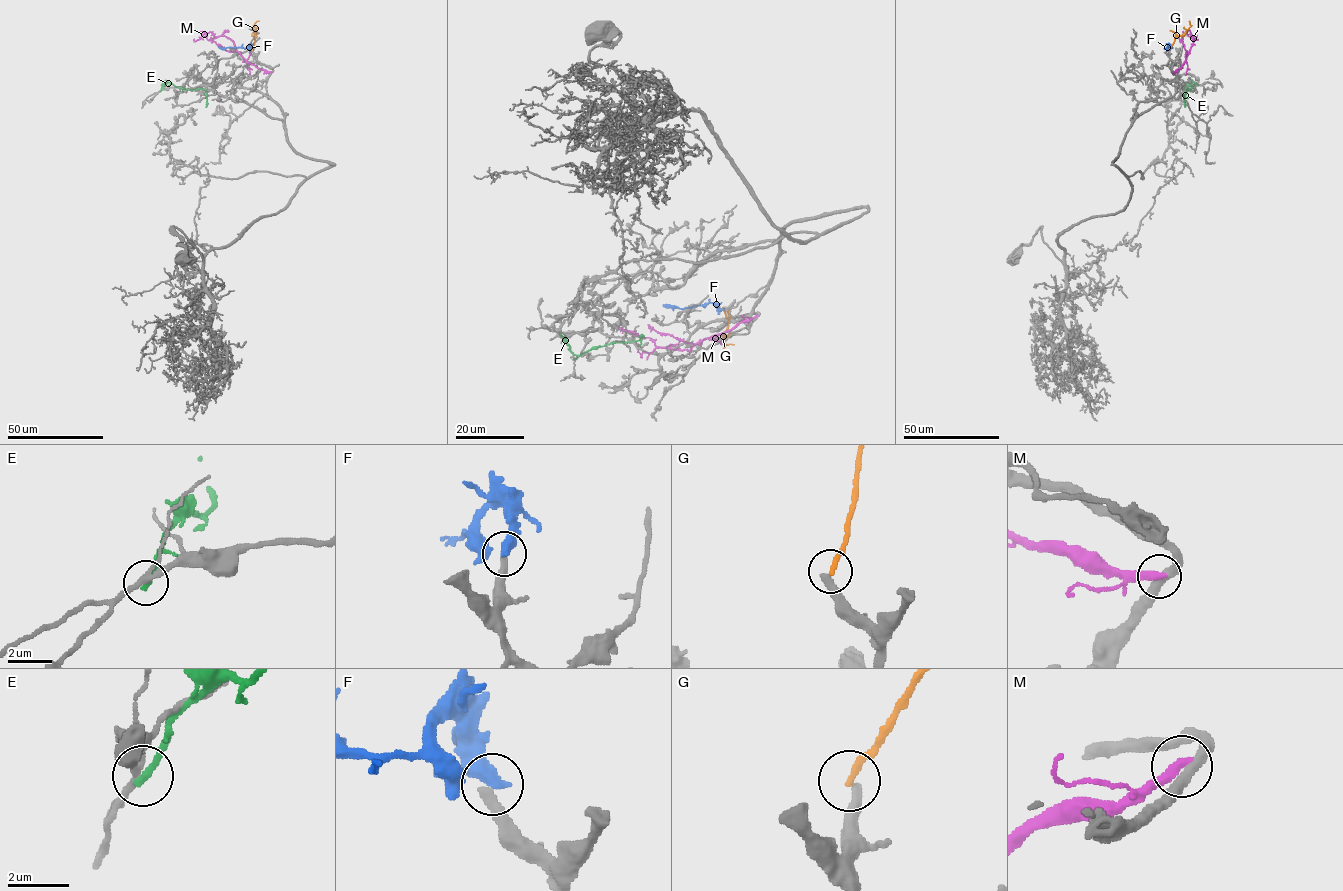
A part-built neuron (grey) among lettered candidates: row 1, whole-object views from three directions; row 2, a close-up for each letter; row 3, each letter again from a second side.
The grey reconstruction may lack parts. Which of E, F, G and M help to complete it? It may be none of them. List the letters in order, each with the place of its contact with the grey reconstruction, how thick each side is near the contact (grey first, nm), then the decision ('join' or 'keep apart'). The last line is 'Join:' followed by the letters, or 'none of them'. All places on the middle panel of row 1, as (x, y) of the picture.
E: meets grey at (559, 333); 220 nm thick on the grey side, 260 nm on the other; keep apart
F: meets grey at (722, 308); 360 nm thick on the grey side, 480 nm on the other; keep apart
G: meets grey at (722, 308); 360 nm thick on the grey side, 240 nm on the other; keep apart
M: meets grey at (756, 316); 360 nm thick on the grey side, 400 nm on the other; keep apart
Join: none of them

